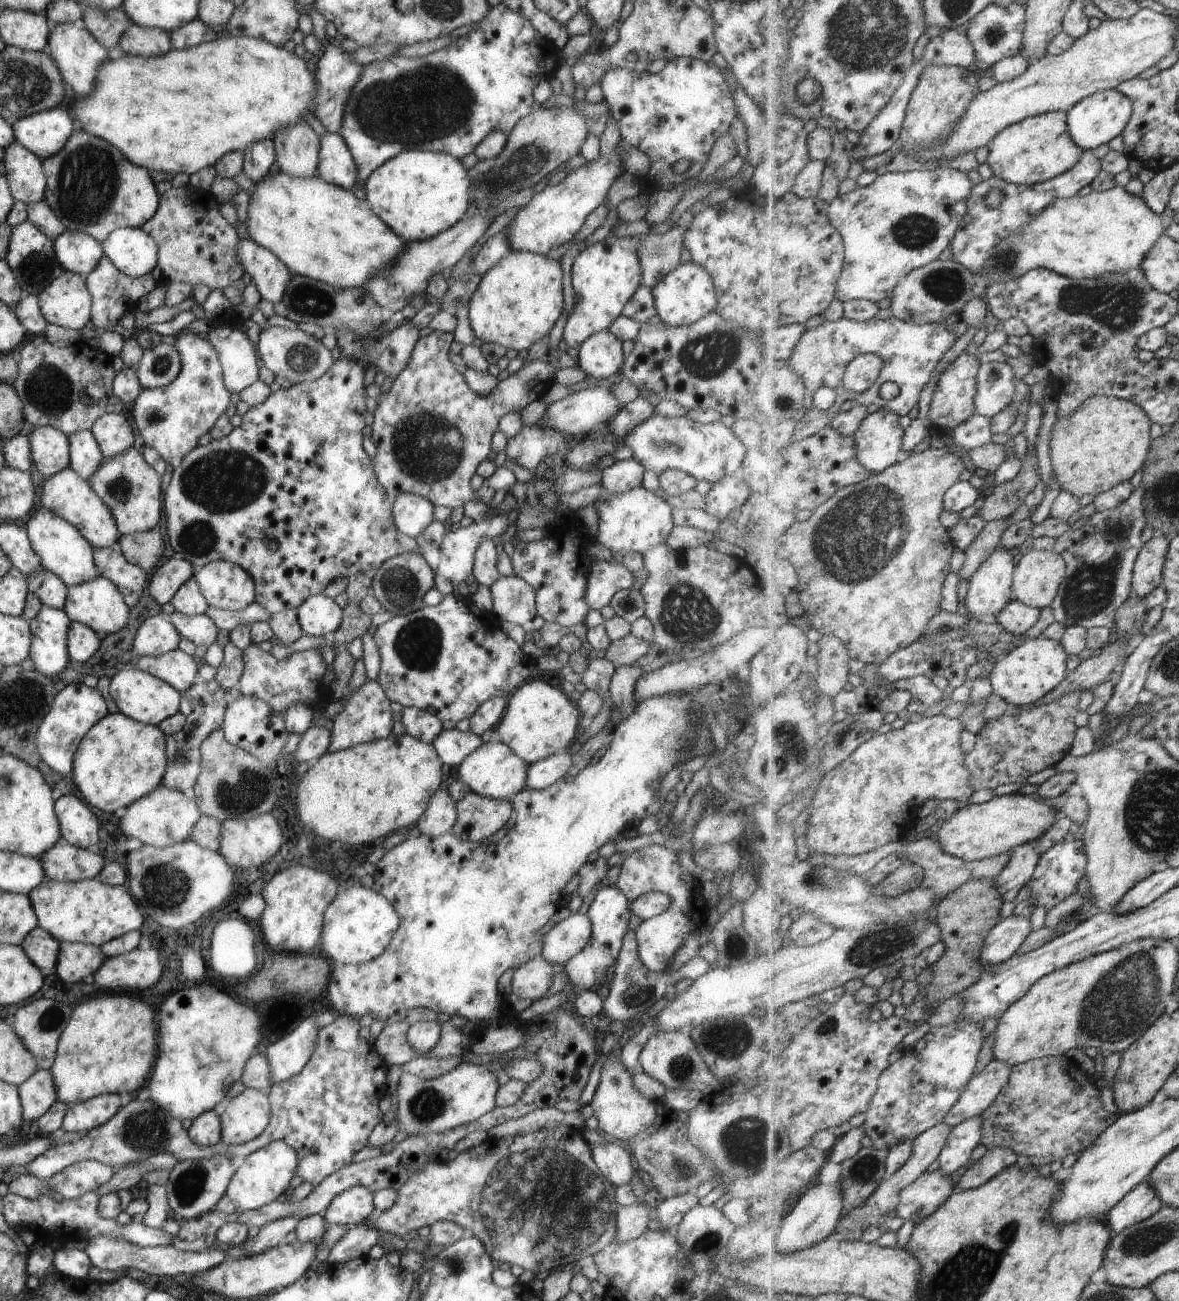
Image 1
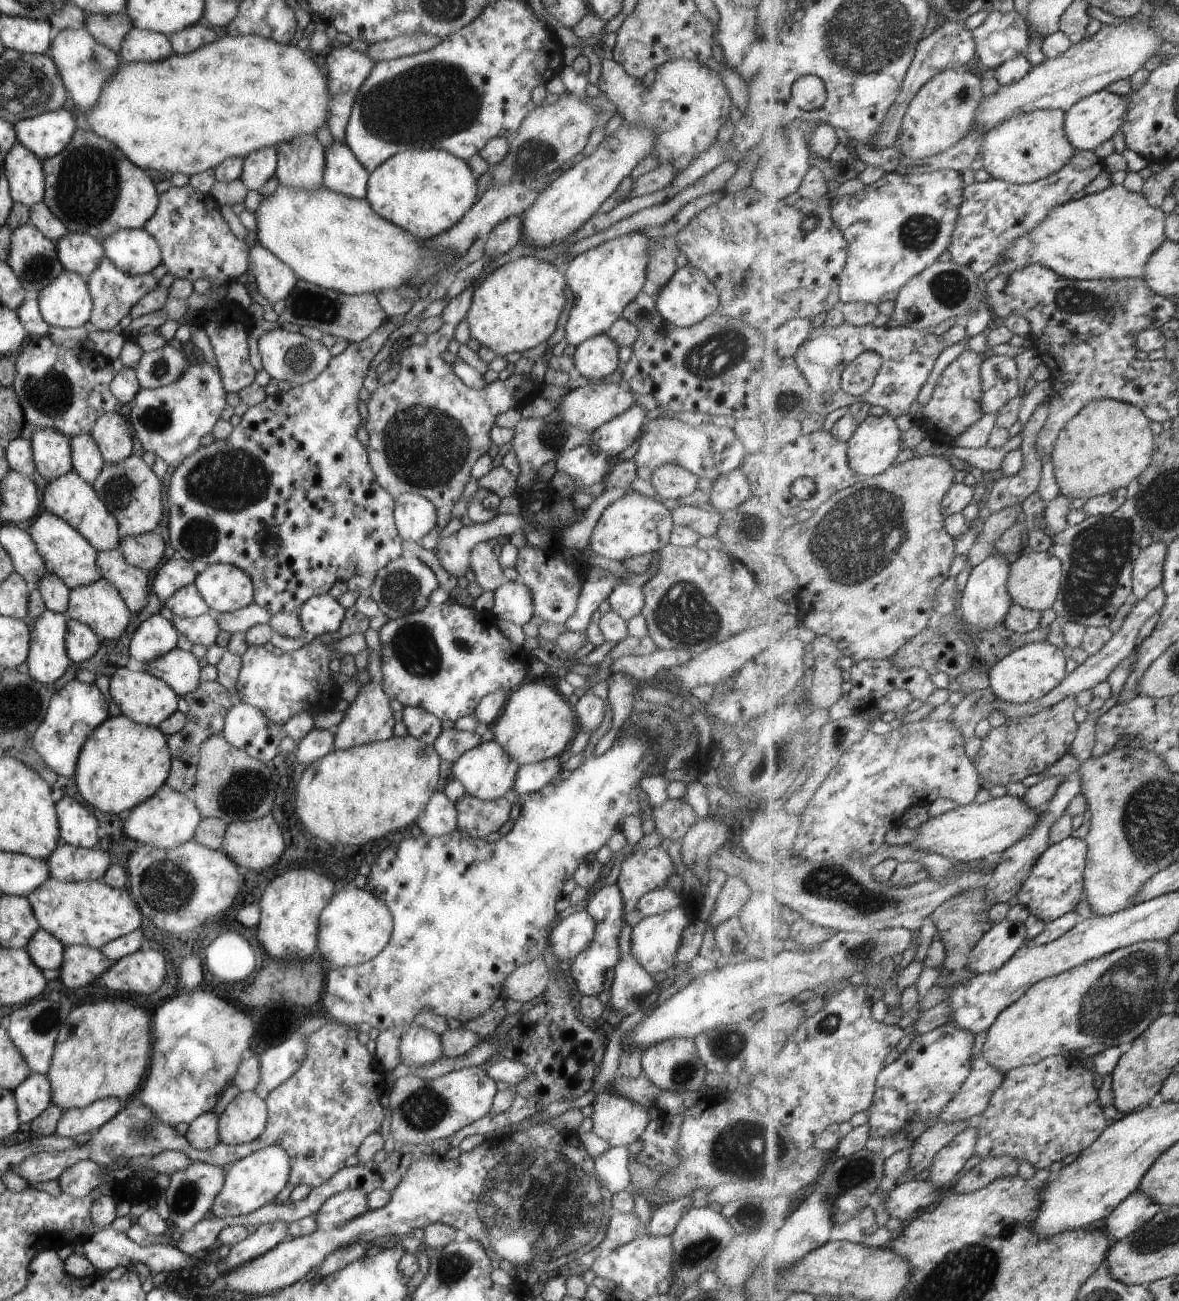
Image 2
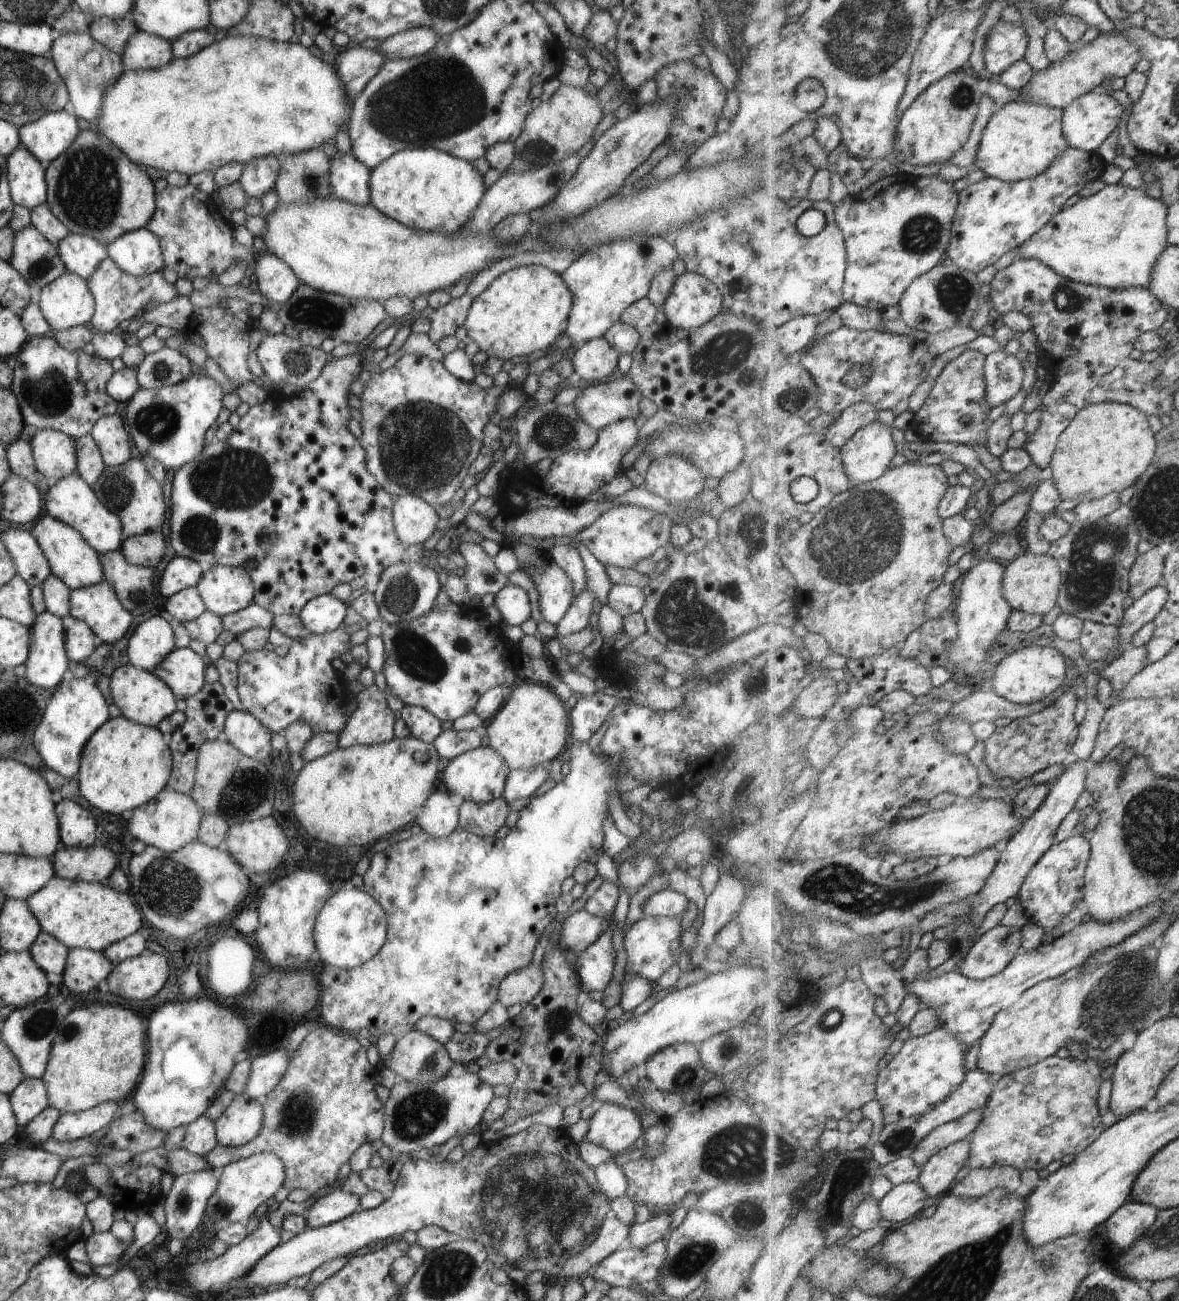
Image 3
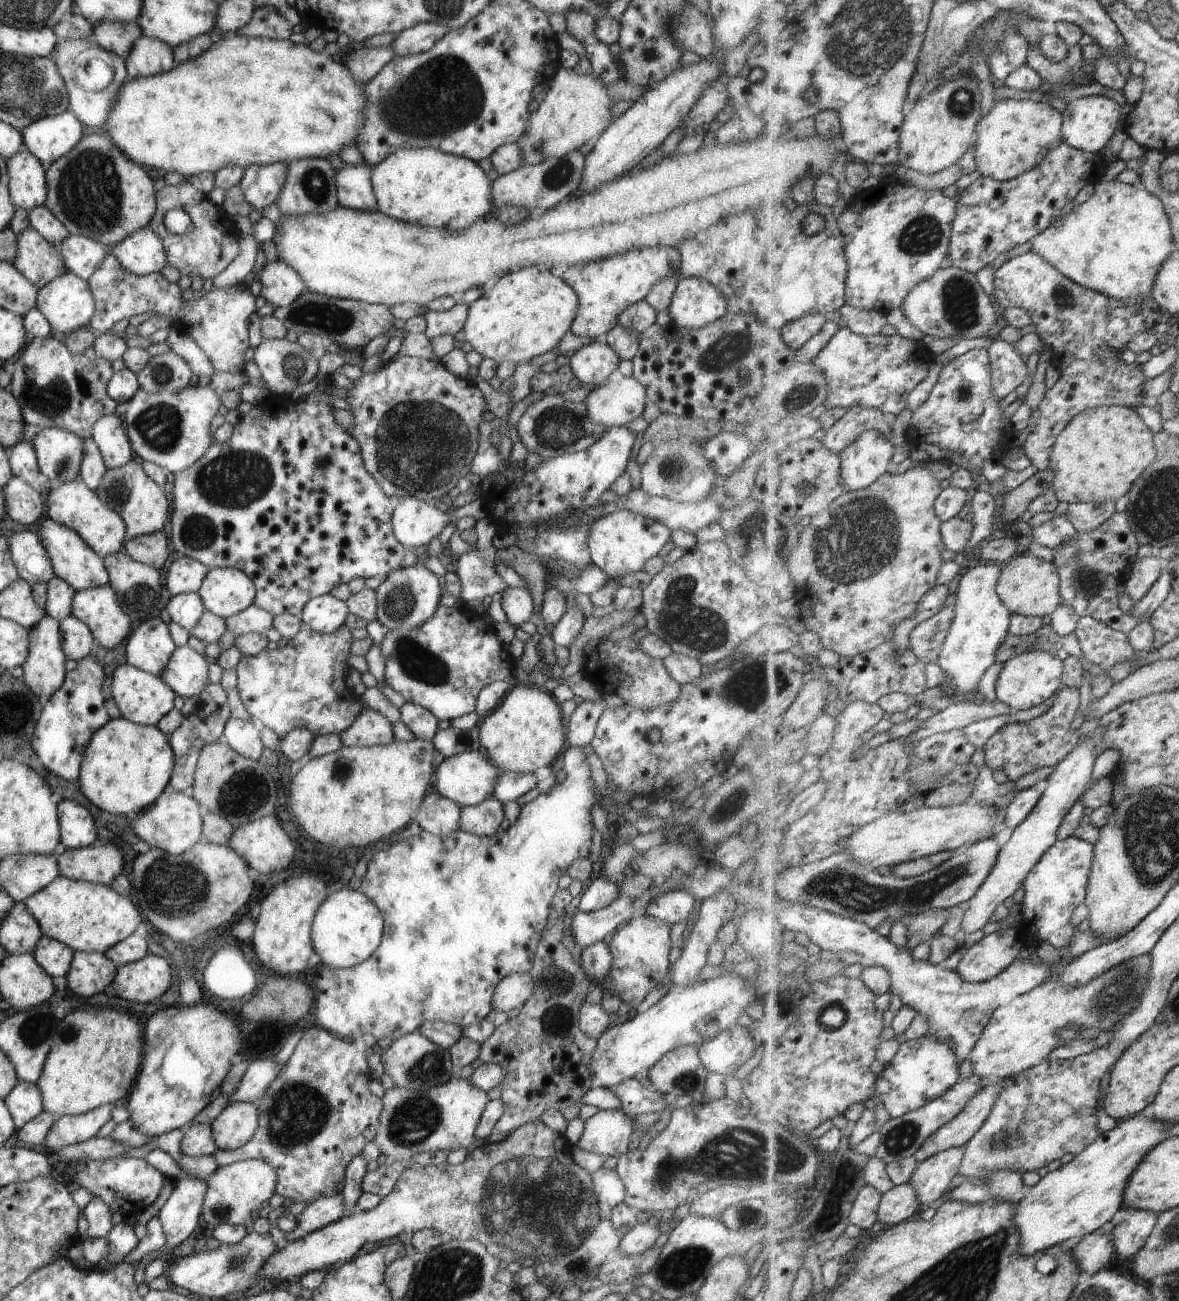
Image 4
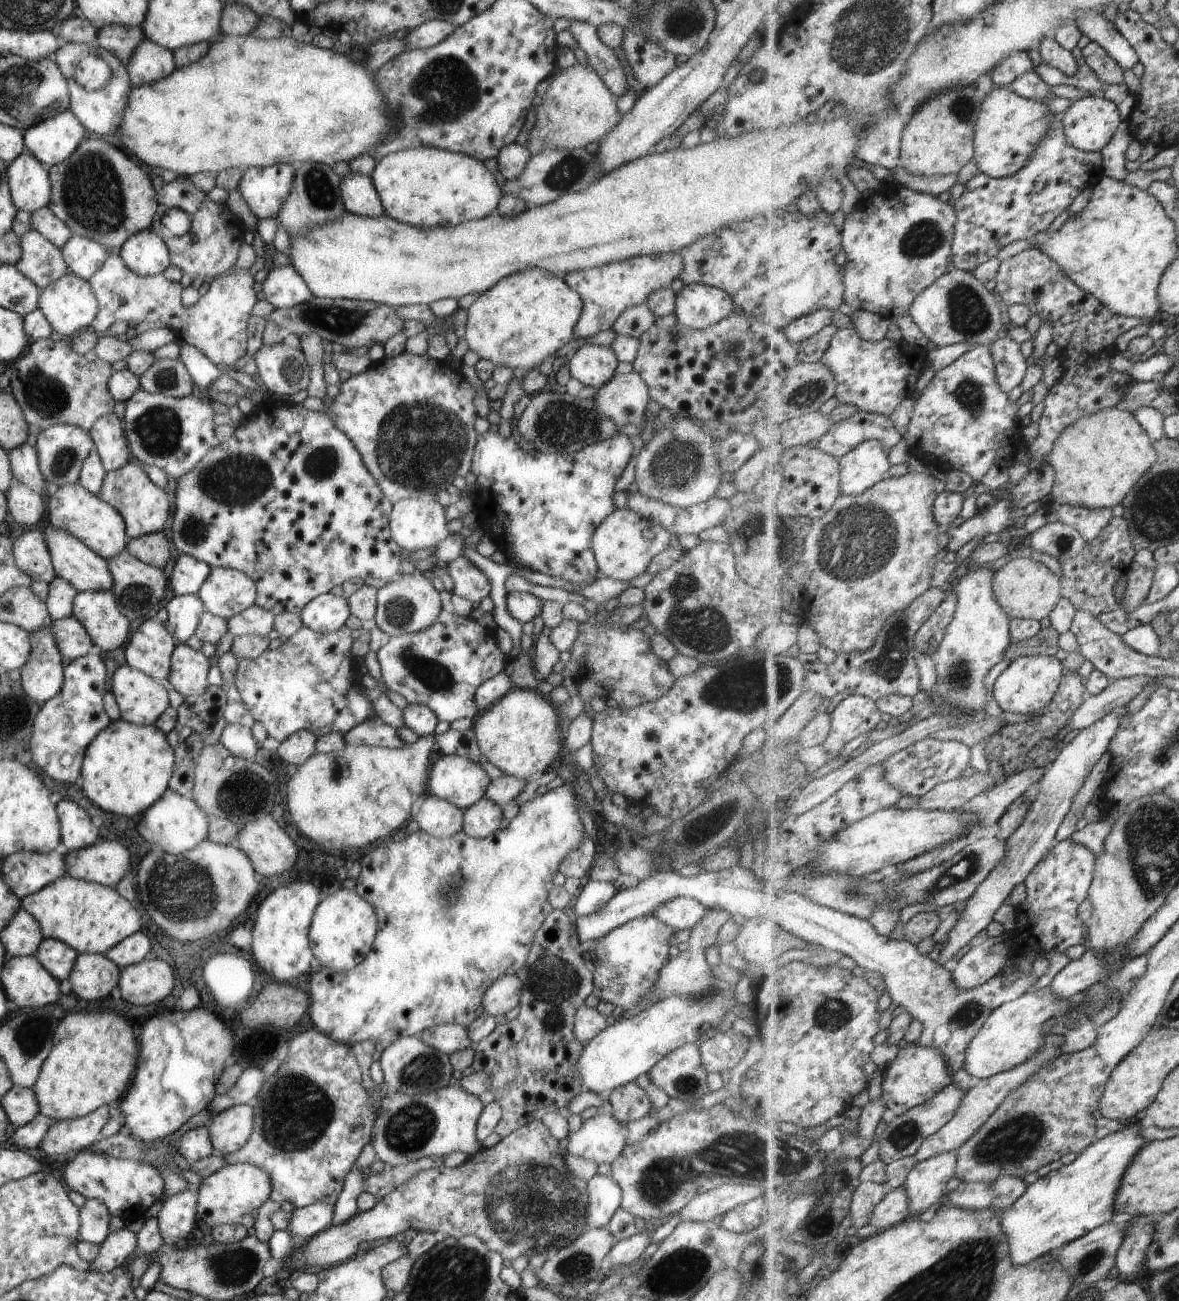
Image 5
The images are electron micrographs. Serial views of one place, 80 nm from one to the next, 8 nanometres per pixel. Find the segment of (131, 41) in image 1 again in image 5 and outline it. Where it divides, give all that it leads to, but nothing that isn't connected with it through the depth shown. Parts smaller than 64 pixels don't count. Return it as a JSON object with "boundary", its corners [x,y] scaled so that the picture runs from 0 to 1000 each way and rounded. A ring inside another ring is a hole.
{"boundary":[[[123,30],[113,38],[106,53],[109,65],[116,68],[142,60],[148,53],[148,48],[145,39]]]}

